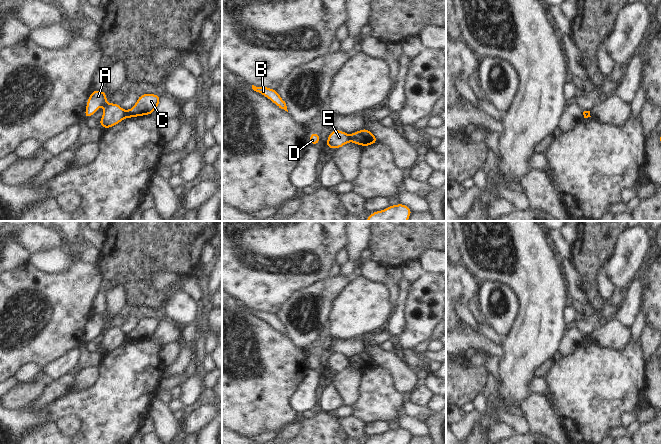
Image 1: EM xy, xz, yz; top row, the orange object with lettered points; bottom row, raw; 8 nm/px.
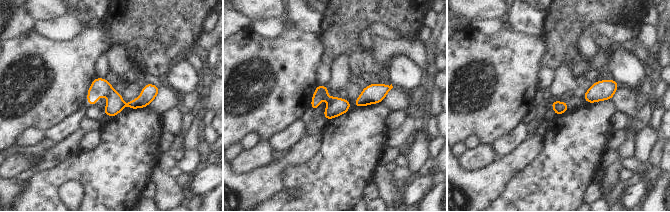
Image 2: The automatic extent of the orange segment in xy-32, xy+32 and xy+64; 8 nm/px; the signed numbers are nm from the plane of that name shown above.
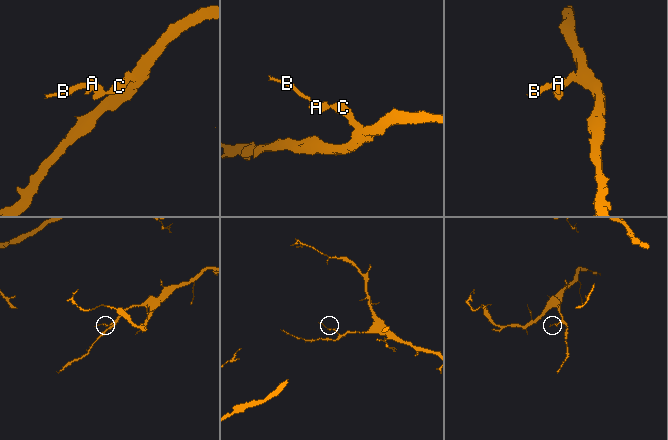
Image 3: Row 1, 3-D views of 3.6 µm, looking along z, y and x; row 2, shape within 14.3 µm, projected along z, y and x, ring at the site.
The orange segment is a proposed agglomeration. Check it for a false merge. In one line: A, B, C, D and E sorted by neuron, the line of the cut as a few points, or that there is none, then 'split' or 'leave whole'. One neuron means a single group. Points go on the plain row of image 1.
A B D E / C | xy (125, 335), (126, 341) | split

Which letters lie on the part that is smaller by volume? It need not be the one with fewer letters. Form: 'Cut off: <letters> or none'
Cut off: A, B, D, E

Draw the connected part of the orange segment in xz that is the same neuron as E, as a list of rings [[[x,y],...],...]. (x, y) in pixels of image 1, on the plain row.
[[[333,353],[332,356],[328,359],[328,363],[326,365],[326,371],[328,373],[339,373],[346,369],[350,365],[349,358],[339,354]]]

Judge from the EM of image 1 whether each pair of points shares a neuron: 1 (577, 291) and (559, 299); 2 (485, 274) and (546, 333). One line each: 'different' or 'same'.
1: different
2: same

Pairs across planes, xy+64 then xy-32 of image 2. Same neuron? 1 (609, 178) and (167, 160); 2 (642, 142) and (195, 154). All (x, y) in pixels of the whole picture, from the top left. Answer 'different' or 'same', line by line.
1: same
2: same

